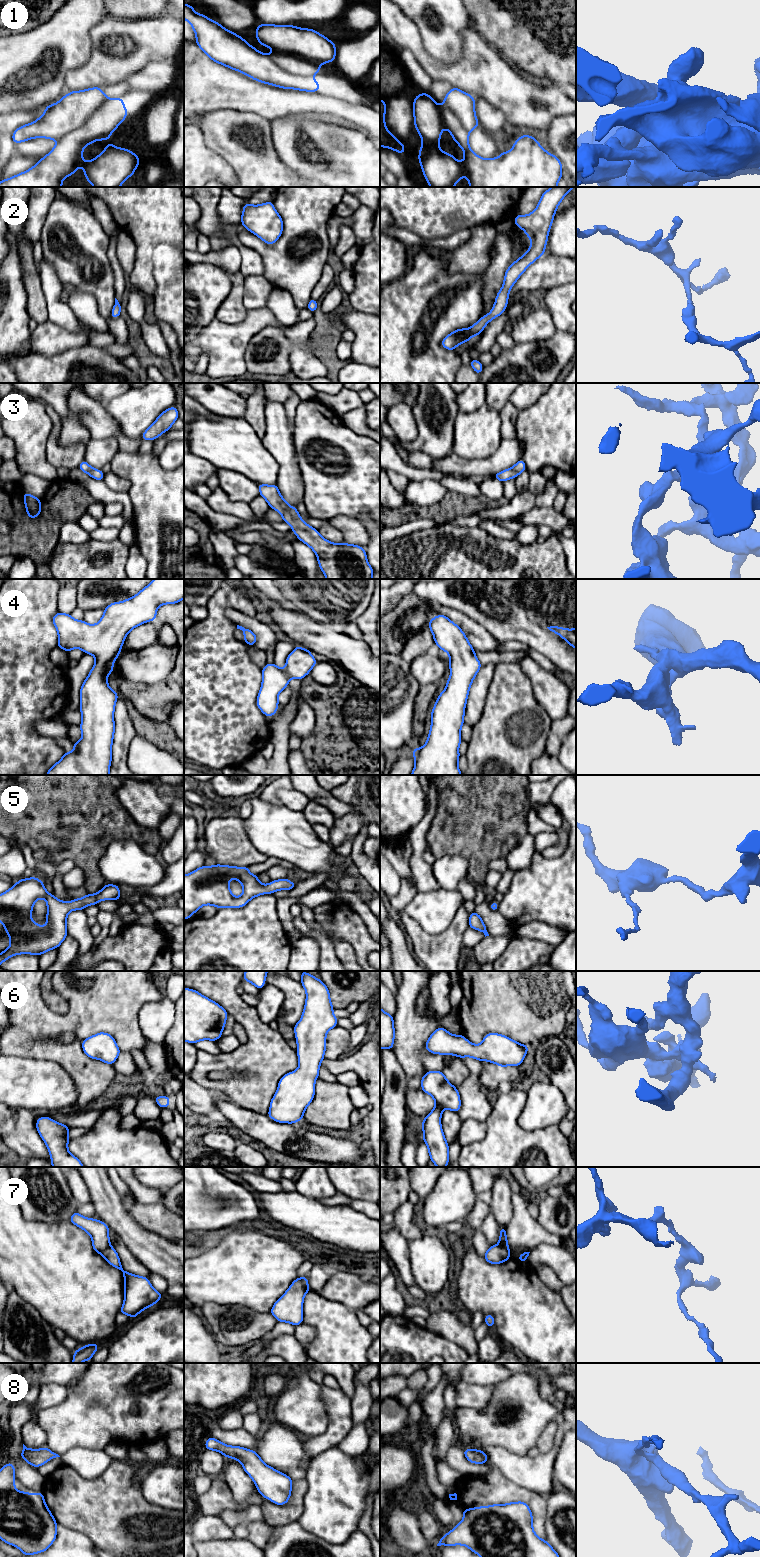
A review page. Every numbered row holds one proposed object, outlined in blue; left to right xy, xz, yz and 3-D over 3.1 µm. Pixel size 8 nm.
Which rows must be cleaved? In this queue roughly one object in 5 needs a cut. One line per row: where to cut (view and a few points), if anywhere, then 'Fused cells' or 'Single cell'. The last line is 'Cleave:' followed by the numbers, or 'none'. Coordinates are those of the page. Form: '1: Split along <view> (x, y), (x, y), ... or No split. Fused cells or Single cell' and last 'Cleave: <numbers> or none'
1: No split. Single cell
2: No split. Single cell
3: No split. Single cell
4: No split. Single cell
5: No split. Single cell
6: No split. Single cell
7: Split along xz (299, 1278), (306, 1292). Fused cells
8: No split. Single cell
Cleave: 7

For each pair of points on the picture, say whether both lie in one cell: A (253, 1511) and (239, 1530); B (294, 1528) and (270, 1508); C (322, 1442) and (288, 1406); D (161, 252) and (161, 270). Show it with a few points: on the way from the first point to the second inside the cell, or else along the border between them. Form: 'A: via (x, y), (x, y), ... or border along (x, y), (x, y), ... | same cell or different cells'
A: border along (248, 1521), (242, 1521), (233, 1528) | different cells
B: border along (296, 1520), (272, 1527) | different cells
C: border along (328, 1416), (328, 1427), (324, 1433), (303, 1438) | different cells
D: via (161, 256), (161, 266) | same cell

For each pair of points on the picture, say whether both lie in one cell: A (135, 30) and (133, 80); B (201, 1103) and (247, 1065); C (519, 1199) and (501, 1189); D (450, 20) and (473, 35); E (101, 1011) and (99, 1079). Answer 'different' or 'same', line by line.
A: different
B: different
C: different
D: different
E: same

